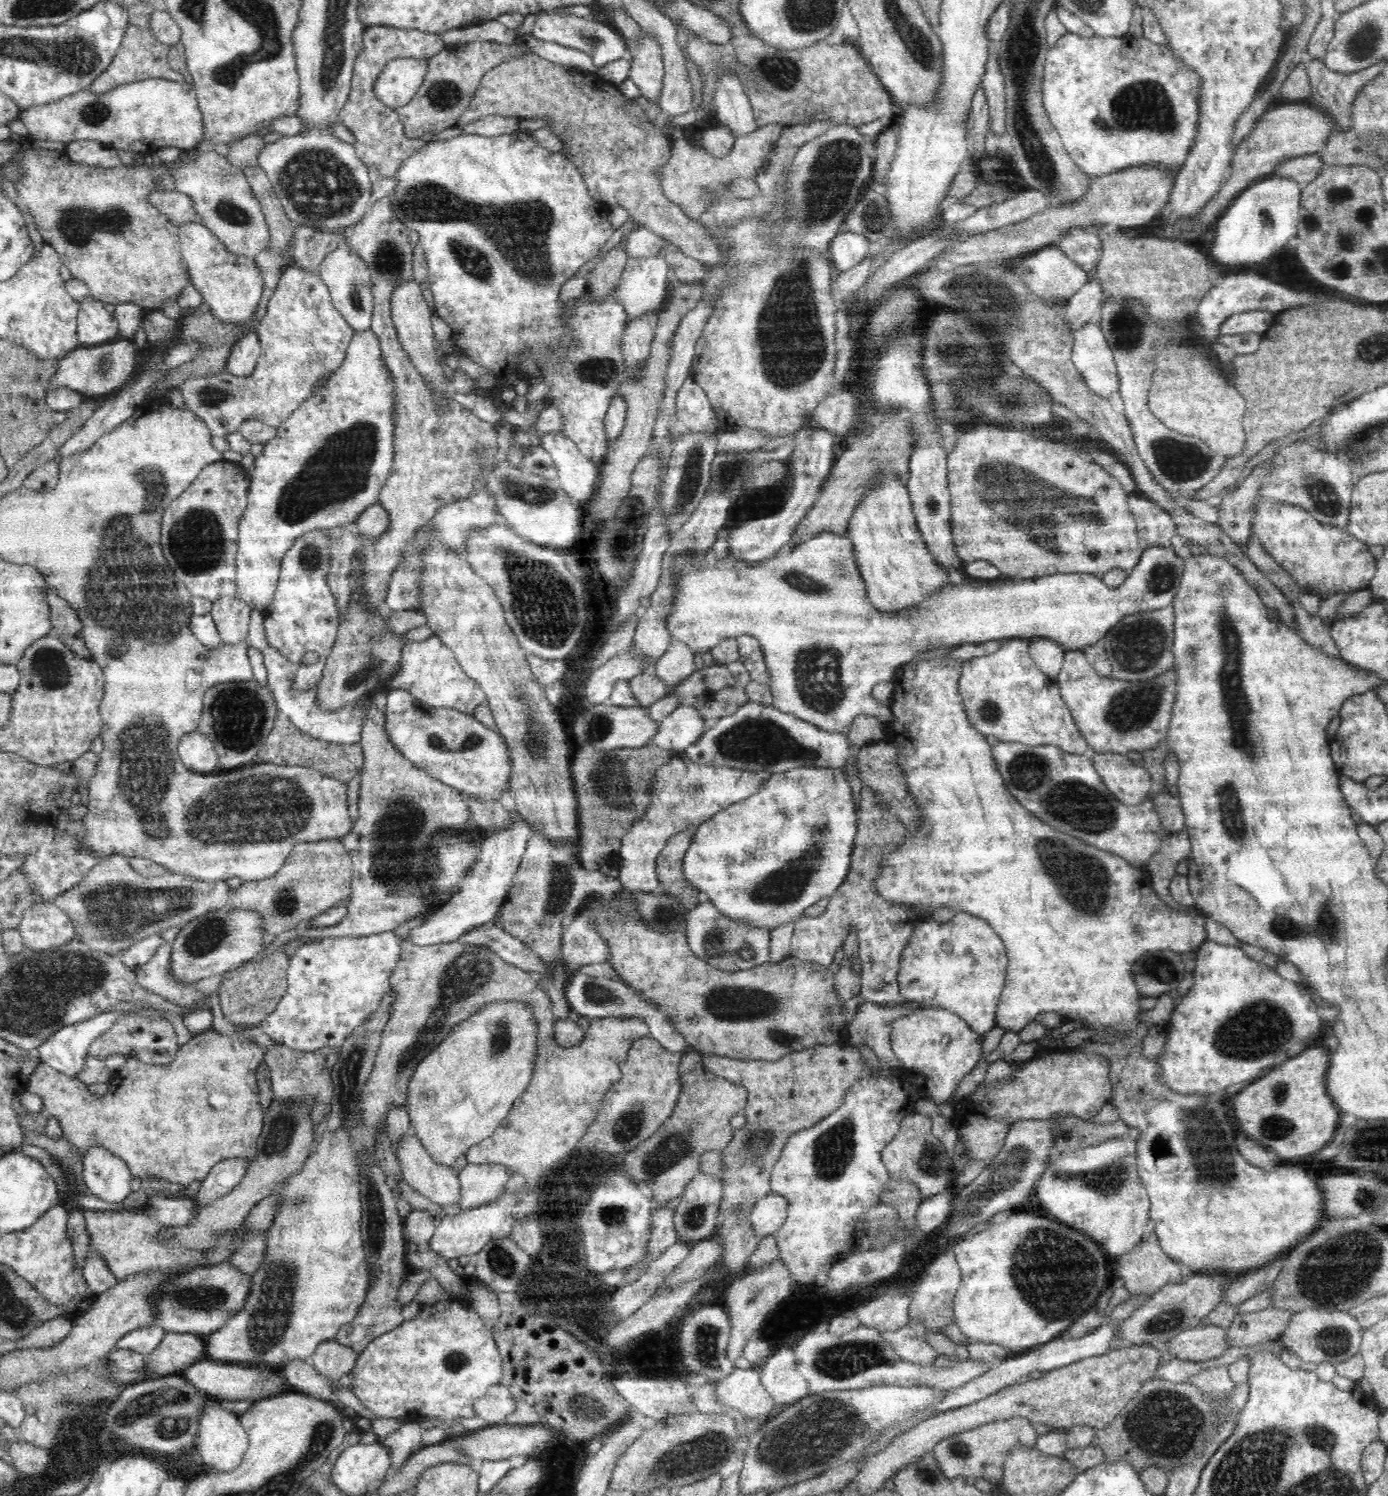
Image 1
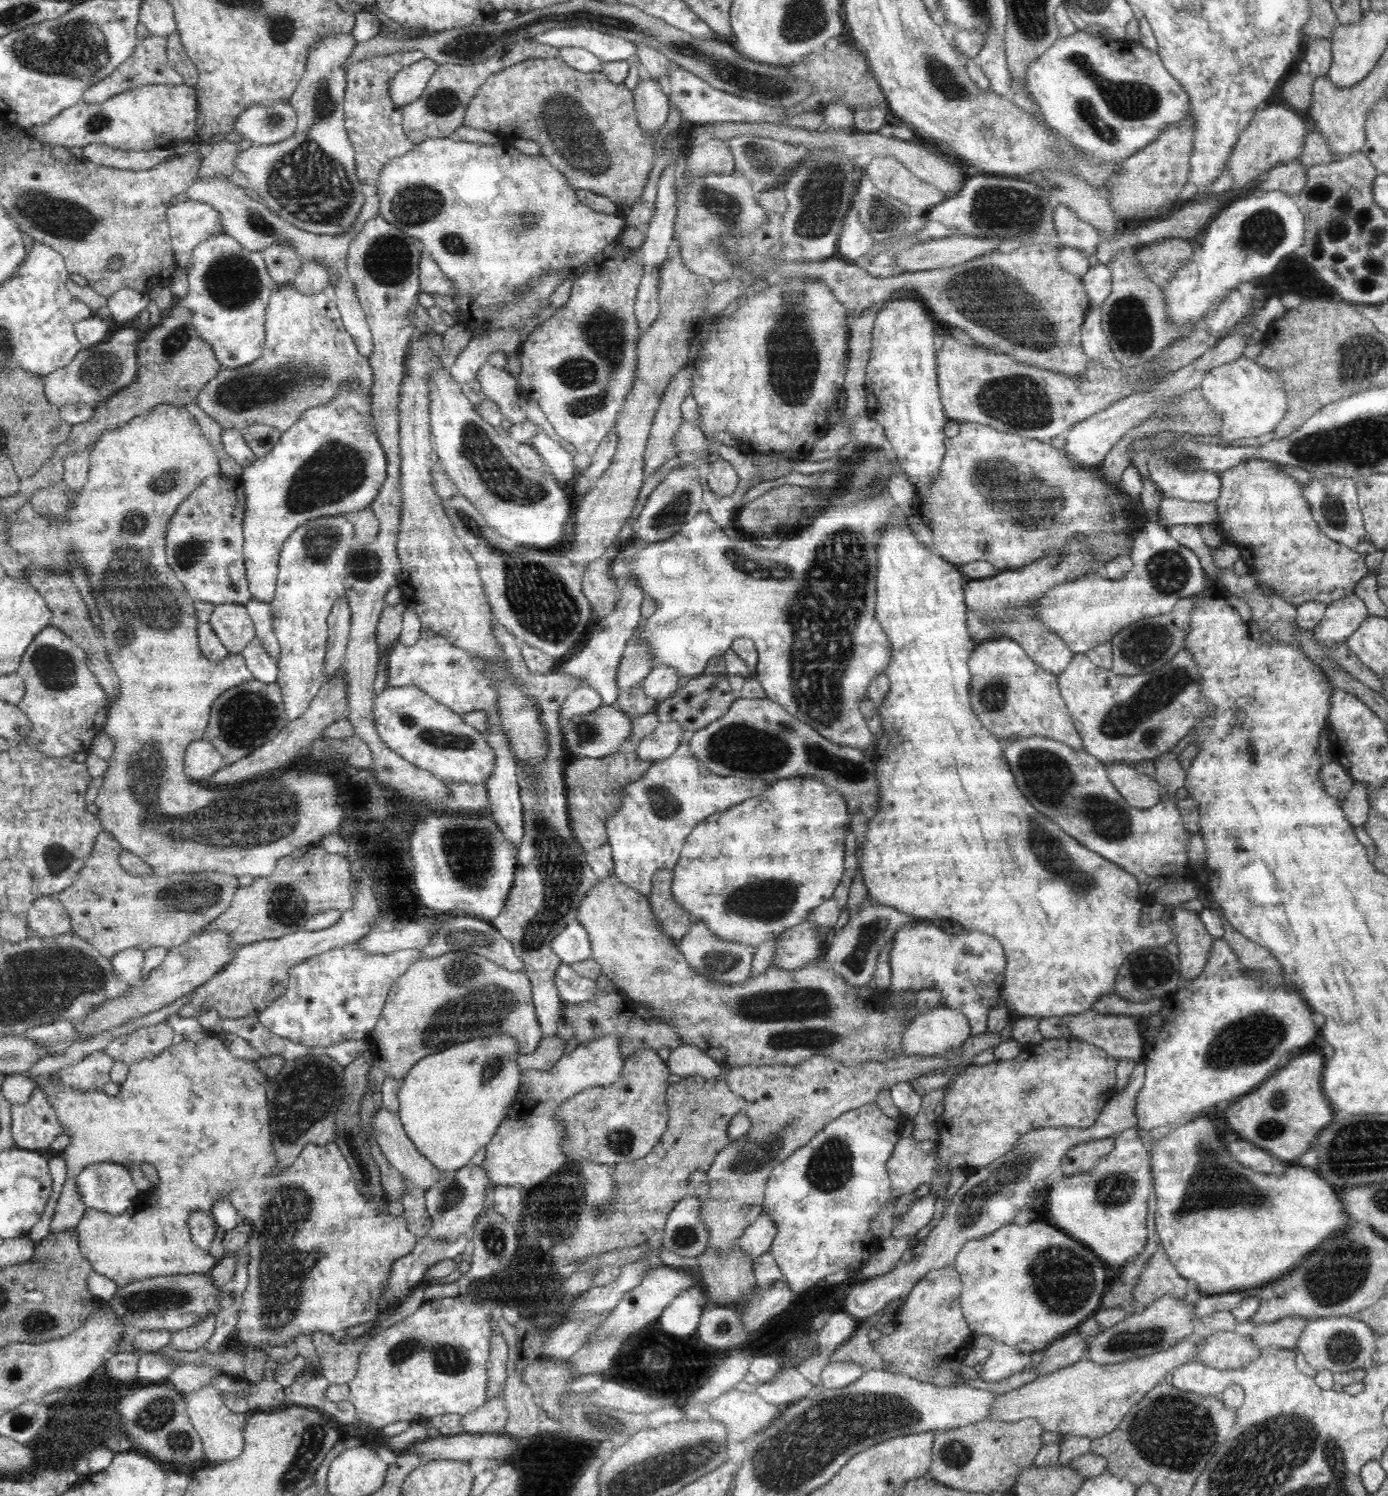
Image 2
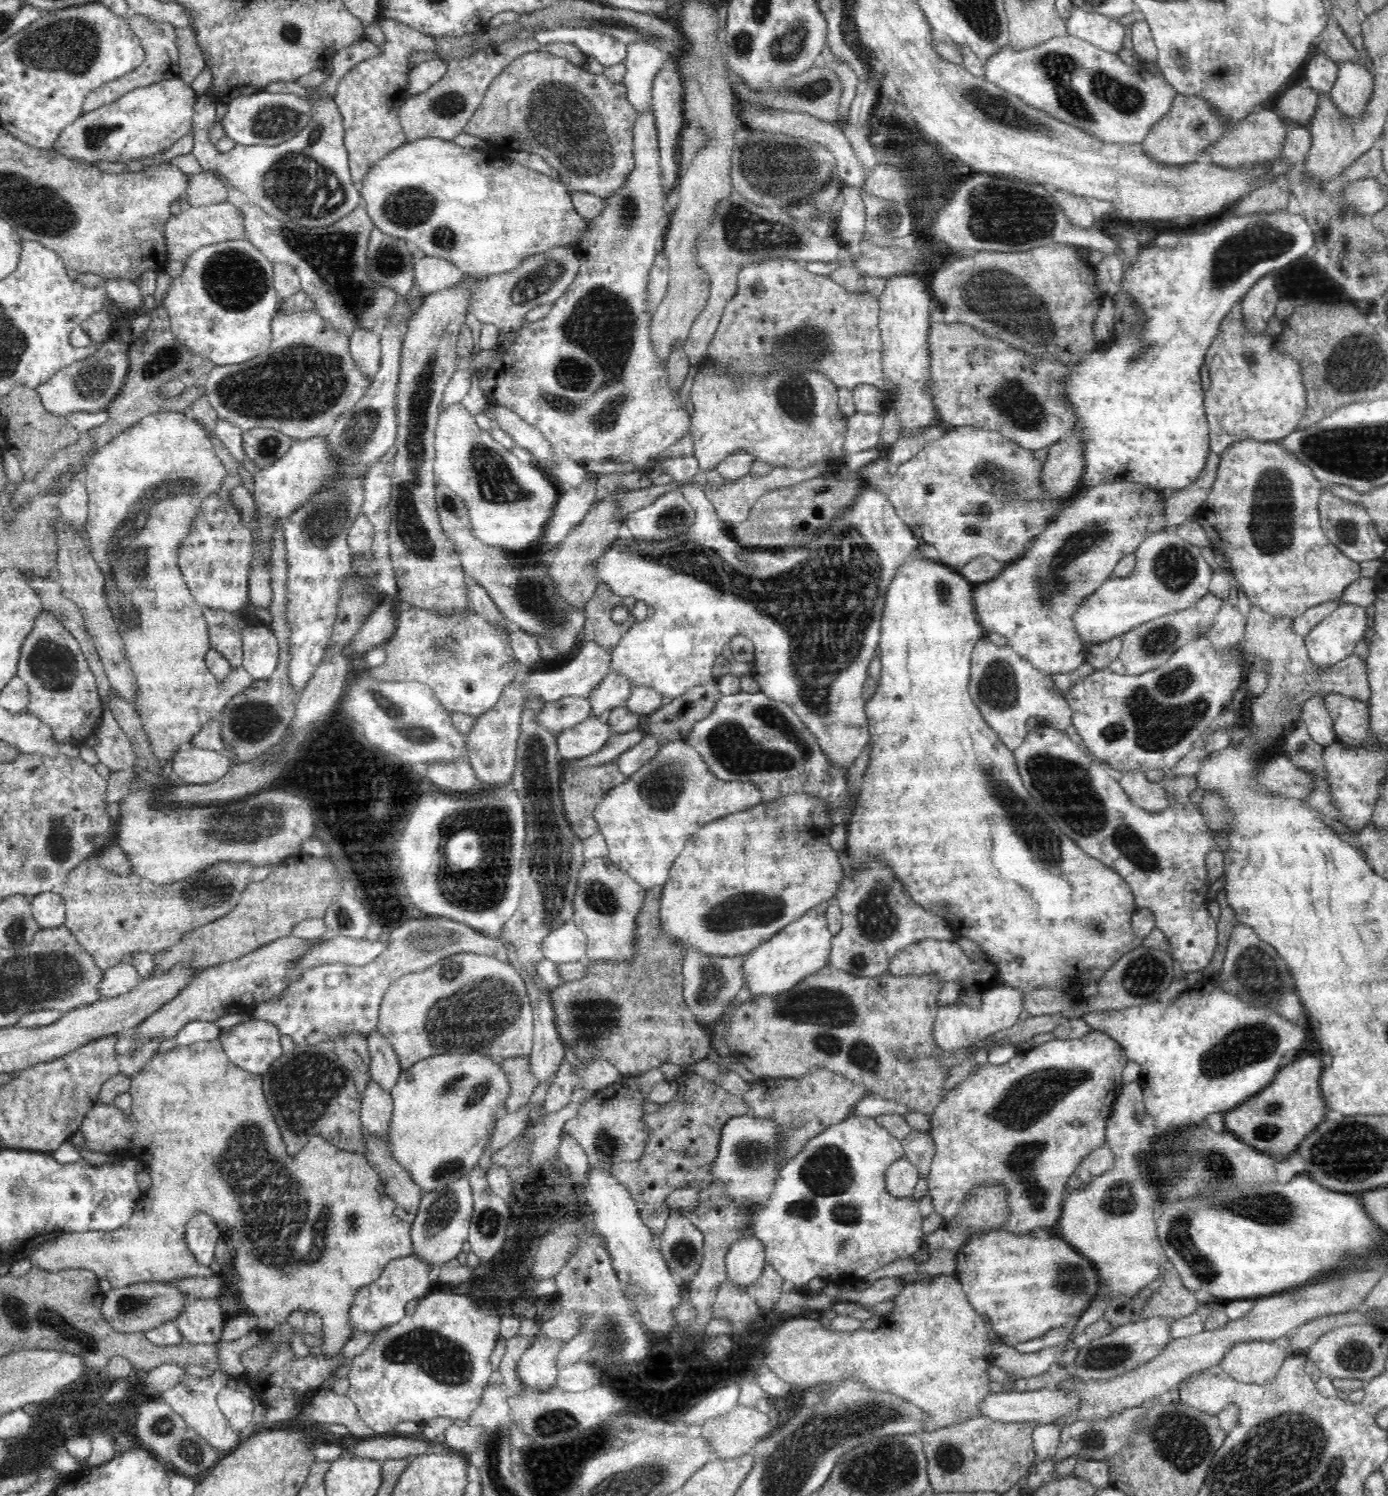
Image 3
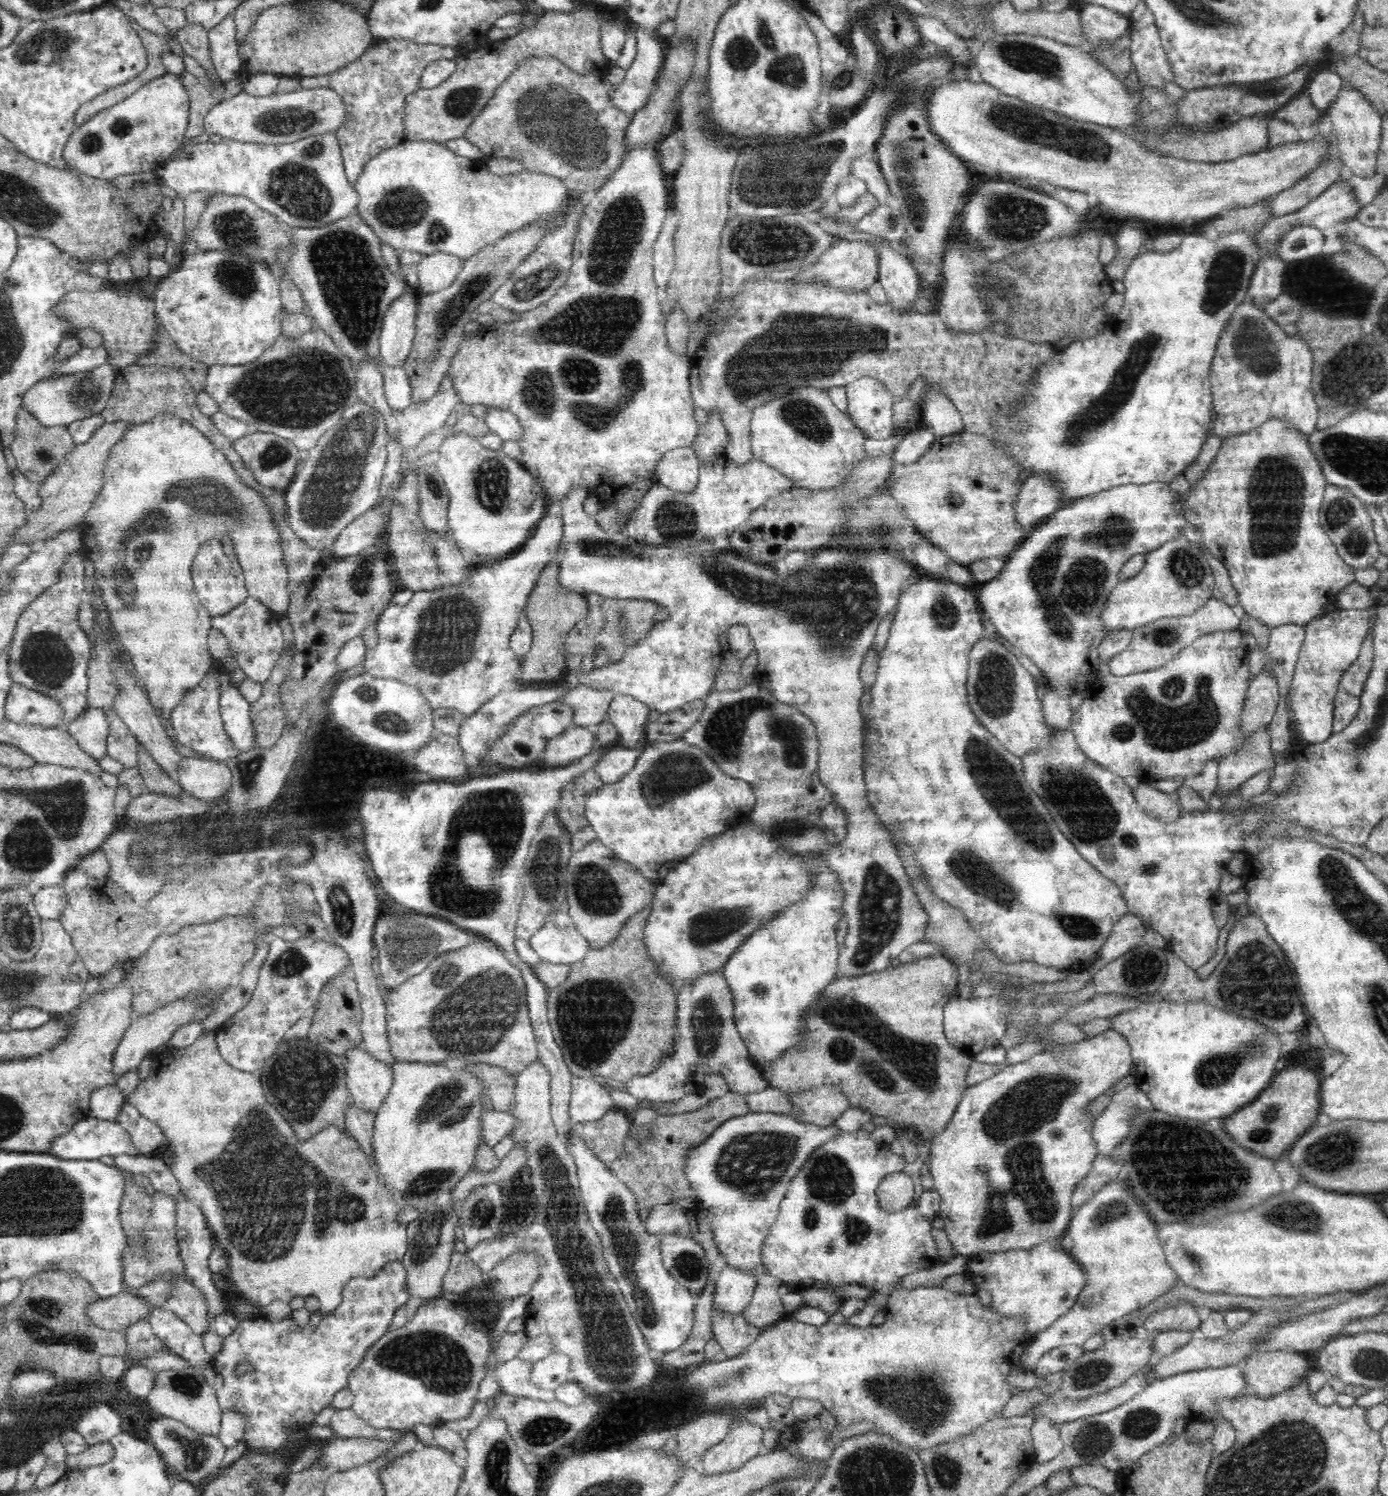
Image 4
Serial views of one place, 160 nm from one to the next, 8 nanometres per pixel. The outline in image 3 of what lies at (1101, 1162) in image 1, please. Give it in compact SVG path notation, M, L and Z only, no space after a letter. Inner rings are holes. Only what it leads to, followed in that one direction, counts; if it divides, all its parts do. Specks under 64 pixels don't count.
M1138 1084L1123 1085L1112 1103L1111 1112L1106 1119L1105 1143L1114 1153L1114 1168L1104 1172L1102 1176L1088 1182L1084 1188L1074 1190L1064 1198L1062 1214L1056 1230L1062 1227L1064 1239L1076 1252L1092 1262L1100 1276L1101 1285L1108 1289L1107 1298L1114 1296L1136 1296L1149 1285L1156 1285L1158 1276L1162 1274L1164 1261L1158 1251L1156 1222L1154 1222L1154 1192L1150 1186L1150 1176L1146 1172L1147 1165L1136 1157L1143 1146L1149 1143L1158 1133L1154 1119L1144 1107L1142 1087Z

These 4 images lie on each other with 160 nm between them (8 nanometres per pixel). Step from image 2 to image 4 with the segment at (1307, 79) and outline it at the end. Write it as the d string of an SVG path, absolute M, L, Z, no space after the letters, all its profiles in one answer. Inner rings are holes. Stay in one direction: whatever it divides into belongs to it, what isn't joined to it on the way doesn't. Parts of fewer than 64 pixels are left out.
M1307 93L1292 98L1282 109L1275 111L1271 117L1292 124L1296 128L1310 127L1319 122L1323 115L1314 107Z

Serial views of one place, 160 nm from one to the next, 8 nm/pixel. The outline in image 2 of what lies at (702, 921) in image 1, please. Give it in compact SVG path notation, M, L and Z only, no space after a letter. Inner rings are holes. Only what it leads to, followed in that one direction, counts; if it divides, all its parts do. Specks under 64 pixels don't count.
M696 921L680 942L679 950L688 961L690 968L721 984L740 984L750 976L756 946L744 946L739 942L726 942L709 931L707 924Z

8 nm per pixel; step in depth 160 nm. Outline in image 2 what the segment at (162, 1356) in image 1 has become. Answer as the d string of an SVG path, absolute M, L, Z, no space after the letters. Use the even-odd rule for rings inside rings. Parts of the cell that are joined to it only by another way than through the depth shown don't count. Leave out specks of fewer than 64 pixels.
M210 1313L199 1323L193 1324L188 1328L181 1328L171 1333L170 1347L178 1351L194 1352L206 1345L206 1342L214 1336L216 1317Z

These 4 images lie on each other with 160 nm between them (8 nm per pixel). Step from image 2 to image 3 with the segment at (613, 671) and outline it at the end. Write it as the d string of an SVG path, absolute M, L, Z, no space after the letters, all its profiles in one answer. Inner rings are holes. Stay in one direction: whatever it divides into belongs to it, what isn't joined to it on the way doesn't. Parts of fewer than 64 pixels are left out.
M586 642L574 659L568 661L565 666L547 672L520 671L517 677L505 686L498 702L490 710L477 716L475 725L466 734L469 764L481 786L504 788L512 785L524 700L528 696L535 696L547 703L560 700L564 696L587 697L611 671L611 654L612 652L608 652L595 642Z

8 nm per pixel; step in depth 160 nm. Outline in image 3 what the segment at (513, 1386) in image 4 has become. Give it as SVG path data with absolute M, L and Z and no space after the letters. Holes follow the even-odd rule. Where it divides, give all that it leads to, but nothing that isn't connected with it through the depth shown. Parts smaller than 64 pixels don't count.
M537 1338L521 1356L517 1364L517 1375L530 1390L546 1392L556 1384L556 1355L564 1346L561 1340Z

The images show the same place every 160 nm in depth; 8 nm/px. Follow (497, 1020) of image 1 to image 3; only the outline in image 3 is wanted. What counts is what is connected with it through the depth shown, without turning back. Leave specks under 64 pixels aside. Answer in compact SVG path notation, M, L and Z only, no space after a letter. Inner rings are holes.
M472 1053L472 1054L440 1054L431 1056L430 1058L416 1062L409 1070L402 1070L402 1074L398 1080L398 1084L391 1090L393 1098L392 1118L389 1122L388 1142L387 1145L392 1147L391 1156L395 1161L412 1177L412 1180L420 1187L422 1193L434 1192L438 1188L446 1186L456 1180L467 1178L469 1173L481 1161L480 1156L487 1148L495 1129L495 1122L507 1113L505 1100L508 1098L510 1083L508 1077L504 1073L504 1069L500 1064L494 1063L488 1054Z

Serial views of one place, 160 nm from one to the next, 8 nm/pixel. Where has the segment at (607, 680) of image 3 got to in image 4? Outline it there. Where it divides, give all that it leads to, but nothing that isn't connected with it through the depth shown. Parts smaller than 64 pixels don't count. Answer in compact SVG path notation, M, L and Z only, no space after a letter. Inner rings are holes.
M578 684L560 695L557 700L573 708L573 725L595 727L605 720L615 696L613 690L596 690Z

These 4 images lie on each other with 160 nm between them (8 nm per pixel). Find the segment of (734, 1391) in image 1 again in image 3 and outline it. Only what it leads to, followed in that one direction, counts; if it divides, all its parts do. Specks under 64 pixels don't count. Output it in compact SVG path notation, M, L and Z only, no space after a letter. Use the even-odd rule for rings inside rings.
M736 1404L724 1418L718 1416L718 1420L706 1420L698 1433L714 1446L716 1458L730 1460L752 1453L752 1448L767 1438L771 1430L768 1414L754 1406Z

